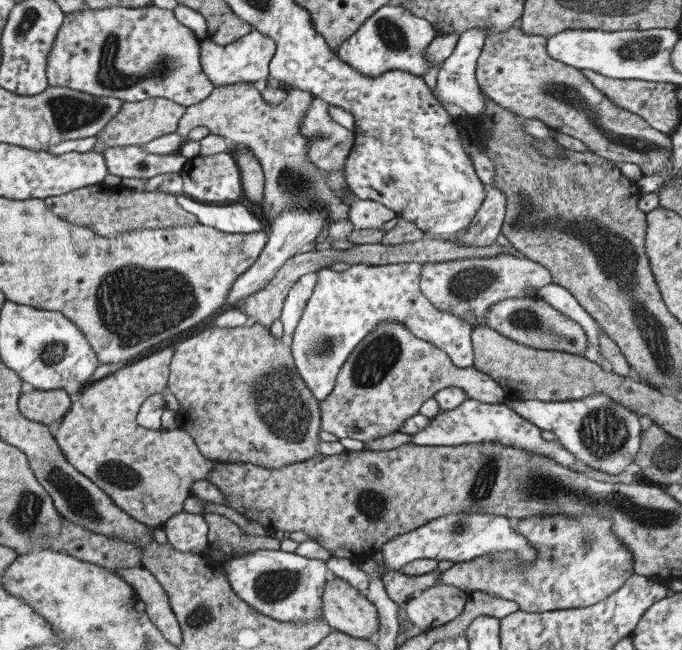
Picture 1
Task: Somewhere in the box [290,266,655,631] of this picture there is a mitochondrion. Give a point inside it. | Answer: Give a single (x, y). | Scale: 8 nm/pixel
(603, 433)

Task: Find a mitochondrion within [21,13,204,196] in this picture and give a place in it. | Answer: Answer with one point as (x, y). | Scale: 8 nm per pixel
(109, 74)

